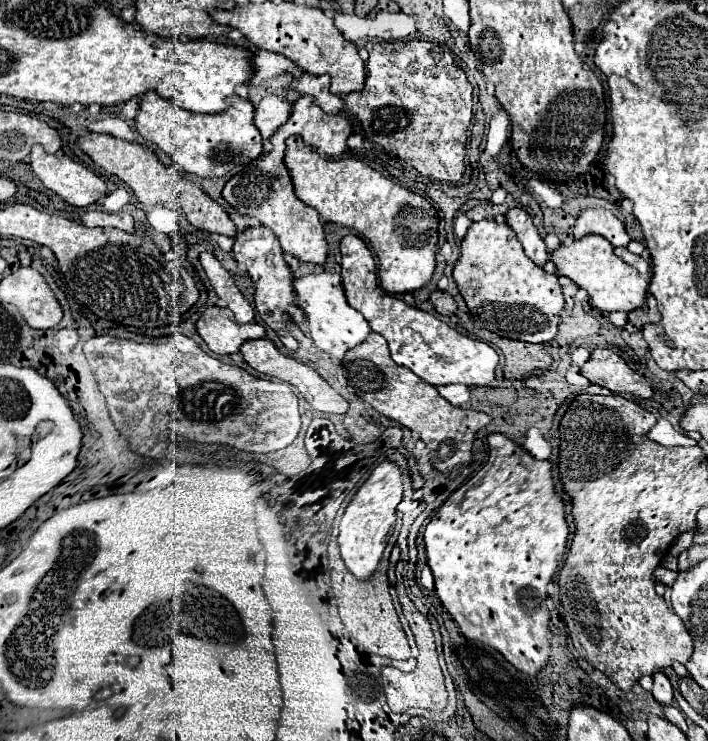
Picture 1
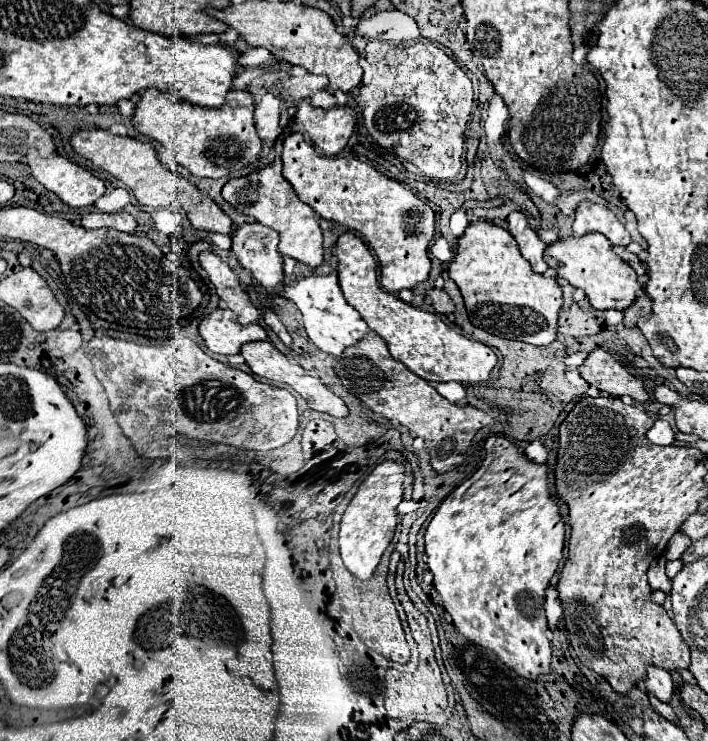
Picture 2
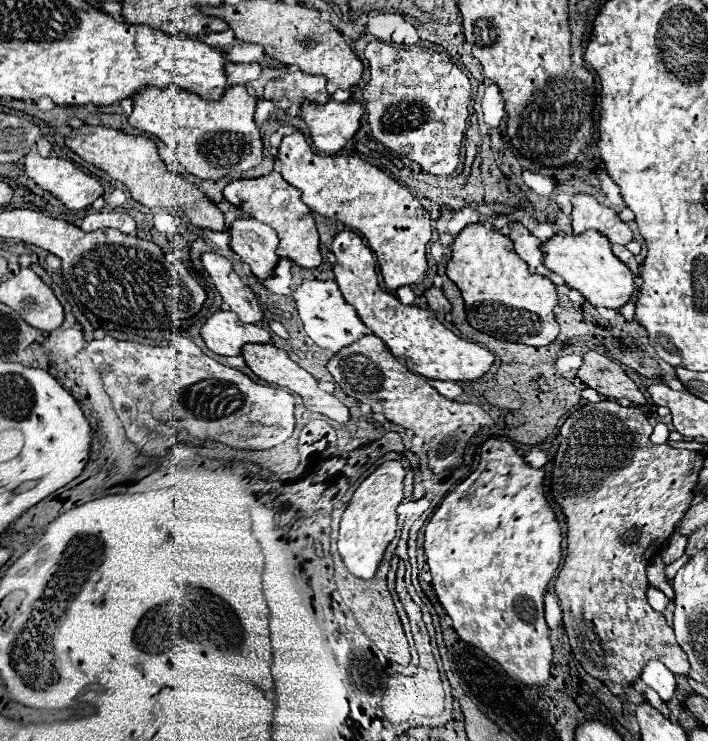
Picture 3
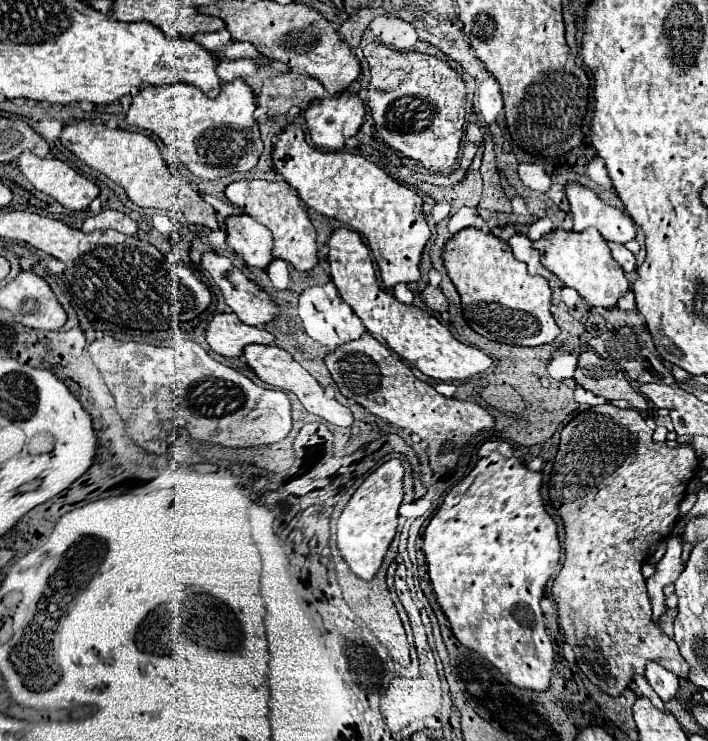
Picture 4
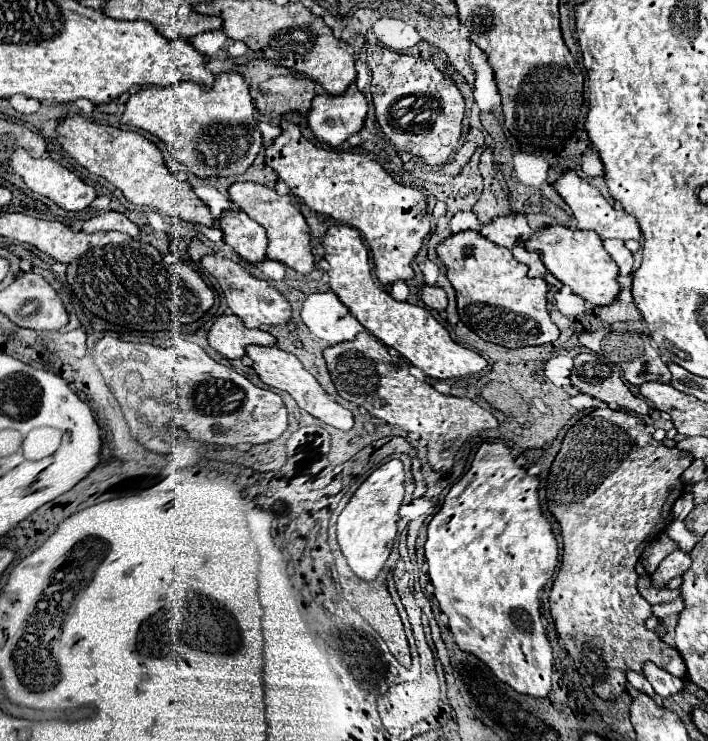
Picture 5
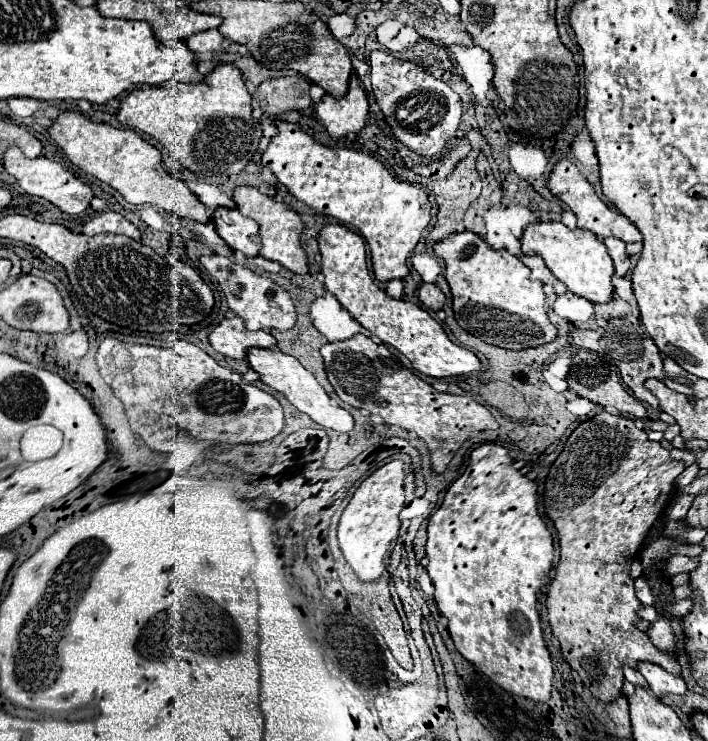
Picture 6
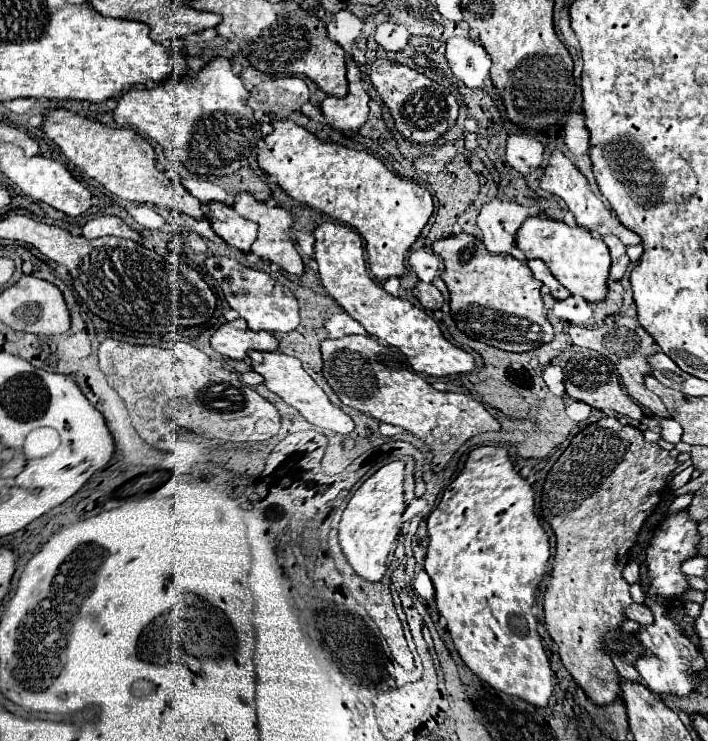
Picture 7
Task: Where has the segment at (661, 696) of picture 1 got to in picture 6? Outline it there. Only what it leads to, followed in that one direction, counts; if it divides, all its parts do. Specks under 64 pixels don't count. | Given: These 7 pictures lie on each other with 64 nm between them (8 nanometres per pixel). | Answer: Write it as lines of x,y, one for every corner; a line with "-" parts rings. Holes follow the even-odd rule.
644,662
638,666
640,674
646,678
646,682
650,684
652,692
656,696
666,696
666,694
684,694
686,692
686,684
682,680
682,676
674,676
670,672
666,672
664,668
652,664
652,662

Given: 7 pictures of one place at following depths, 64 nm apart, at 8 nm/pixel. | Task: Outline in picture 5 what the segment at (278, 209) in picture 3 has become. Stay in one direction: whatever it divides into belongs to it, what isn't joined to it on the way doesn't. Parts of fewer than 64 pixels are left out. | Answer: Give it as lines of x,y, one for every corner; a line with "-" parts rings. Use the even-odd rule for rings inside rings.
236,182
228,188
228,194
240,210
244,210
250,218
262,224
268,232
268,258
278,260
300,274
308,274
314,270
314,256
310,244
310,226
306,224
300,208
292,202
288,194
278,194
274,188
268,188
258,182

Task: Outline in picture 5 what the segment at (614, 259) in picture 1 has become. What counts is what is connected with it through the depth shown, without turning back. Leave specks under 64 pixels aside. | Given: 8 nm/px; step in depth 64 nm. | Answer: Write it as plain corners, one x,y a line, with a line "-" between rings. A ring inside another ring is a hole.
548,226
526,240
528,250
536,250
542,256
544,266
562,284
570,286
572,292
582,296
594,306
608,306
616,300
622,286
618,284
618,266
602,246
600,236
594,230
572,230
566,226

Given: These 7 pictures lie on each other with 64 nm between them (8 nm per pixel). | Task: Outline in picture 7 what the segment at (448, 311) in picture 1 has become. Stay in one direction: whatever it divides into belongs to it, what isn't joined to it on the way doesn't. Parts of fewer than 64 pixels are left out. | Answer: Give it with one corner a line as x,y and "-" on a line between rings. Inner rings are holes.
418,282
416,290
418,290
416,298
420,300
420,304
422,304
426,310
438,310
438,308
442,308
442,304
444,304
444,296
440,294
440,290
438,290
434,284

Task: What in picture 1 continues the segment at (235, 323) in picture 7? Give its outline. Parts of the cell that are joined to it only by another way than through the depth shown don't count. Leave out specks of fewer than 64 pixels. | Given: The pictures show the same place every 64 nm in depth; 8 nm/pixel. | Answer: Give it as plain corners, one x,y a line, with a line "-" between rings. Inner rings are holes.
206,308
196,322
196,332
214,354
234,354
242,342
252,338
264,338
266,328
258,322
238,324
228,308

